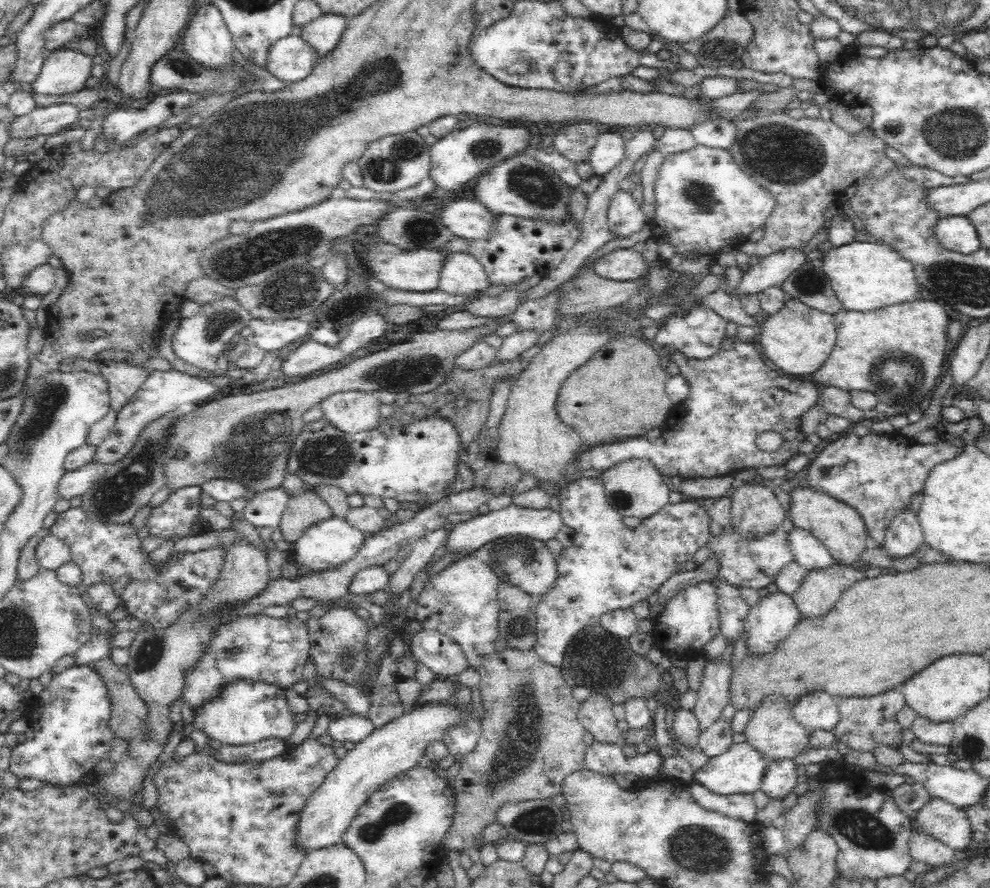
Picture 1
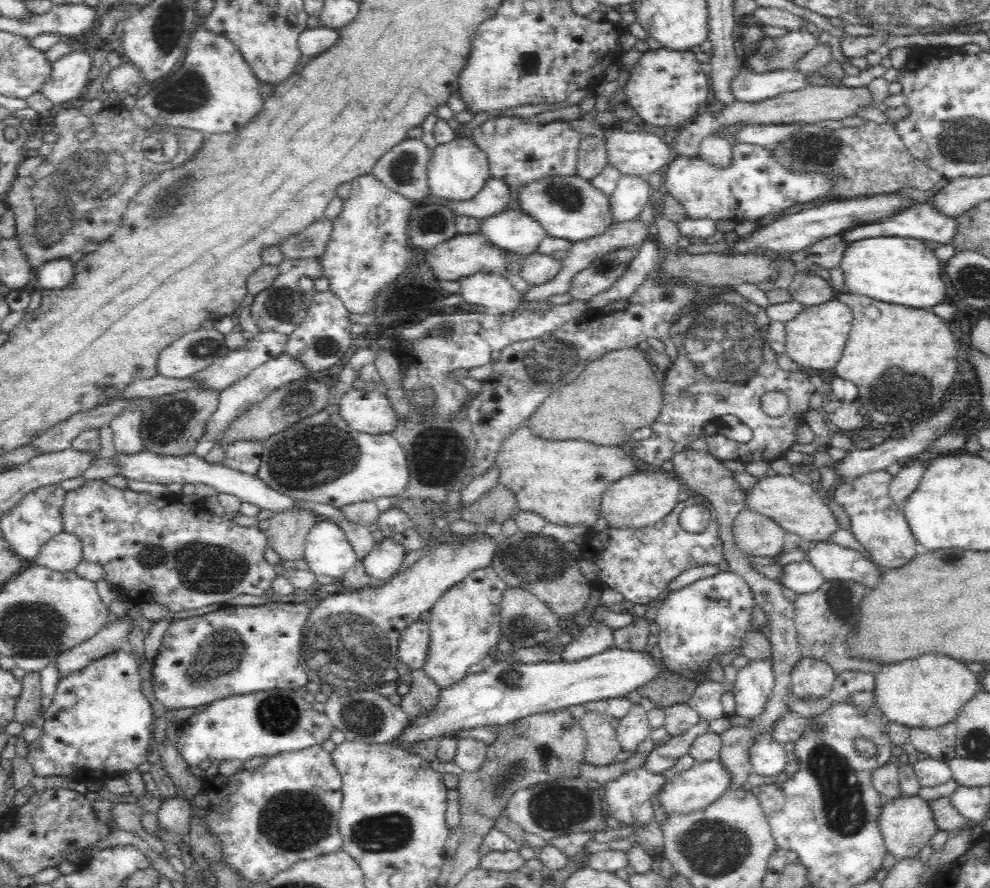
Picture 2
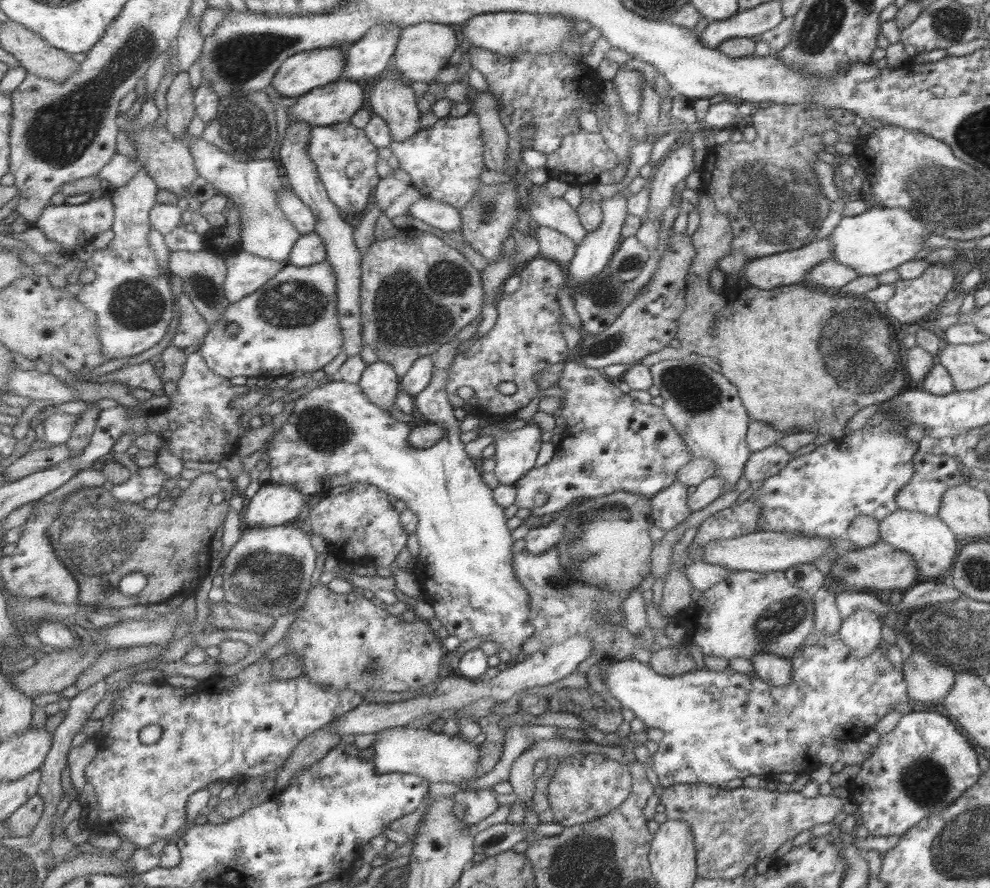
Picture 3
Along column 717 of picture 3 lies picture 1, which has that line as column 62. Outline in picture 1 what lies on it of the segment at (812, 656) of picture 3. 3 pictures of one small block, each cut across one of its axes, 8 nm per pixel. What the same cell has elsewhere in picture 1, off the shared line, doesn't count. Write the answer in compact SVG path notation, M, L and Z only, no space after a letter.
M76 664L65 668L52 677L52 681L44 688L40 695L34 697L25 706L26 711L32 712L30 728L33 729L34 738L24 740L12 750L10 772L19 779L39 778L46 784L76 785L90 770L95 770L100 762L108 761L109 755L117 746L117 737L110 727L112 715L112 702L104 678L92 665L78 666Z

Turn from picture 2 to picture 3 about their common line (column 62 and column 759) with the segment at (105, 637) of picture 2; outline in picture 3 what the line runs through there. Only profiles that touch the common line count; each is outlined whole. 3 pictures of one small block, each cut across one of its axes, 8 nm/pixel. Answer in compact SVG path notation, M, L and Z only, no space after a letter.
M758 652L750 656L752 672L769 686L787 686L791 682L789 661L770 652Z

